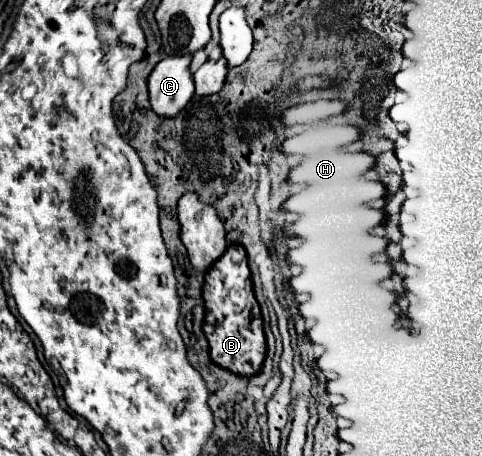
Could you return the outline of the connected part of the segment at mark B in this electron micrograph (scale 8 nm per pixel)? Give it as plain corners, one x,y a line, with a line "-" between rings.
231,243
227,251
213,263
213,267
207,269
203,283
203,299
205,299
203,331
209,341
211,359
237,375
255,375
263,365
267,345
263,335
261,309
253,293
247,253
241,245

